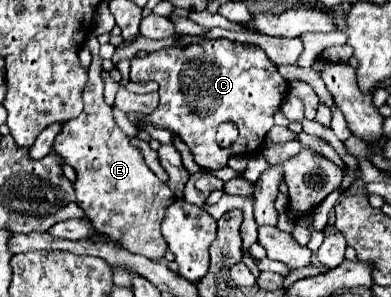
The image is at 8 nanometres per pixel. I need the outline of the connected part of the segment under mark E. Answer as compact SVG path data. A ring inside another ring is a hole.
M91 33L87 39L87 47L93 55L93 63L89 67L89 81L83 89L83 103L85 109L79 117L71 119L69 123L63 125L61 135L57 135L53 149L65 159L67 165L71 165L77 171L77 181L75 181L75 195L77 195L77 203L79 207L85 211L85 215L89 217L89 221L93 223L95 231L119 241L127 251L143 255L147 259L163 259L163 255L167 253L167 243L161 235L161 223L165 219L165 211L167 207L175 201L173 193L169 191L169 187L165 183L161 183L161 179L157 179L157 175L153 171L149 171L149 167L145 167L145 159L141 159L141 151L137 151L131 143L129 137L117 127L117 123L113 121L113 113L111 107L103 101L103 59L99 55L99 41L97 41L97 33Z

